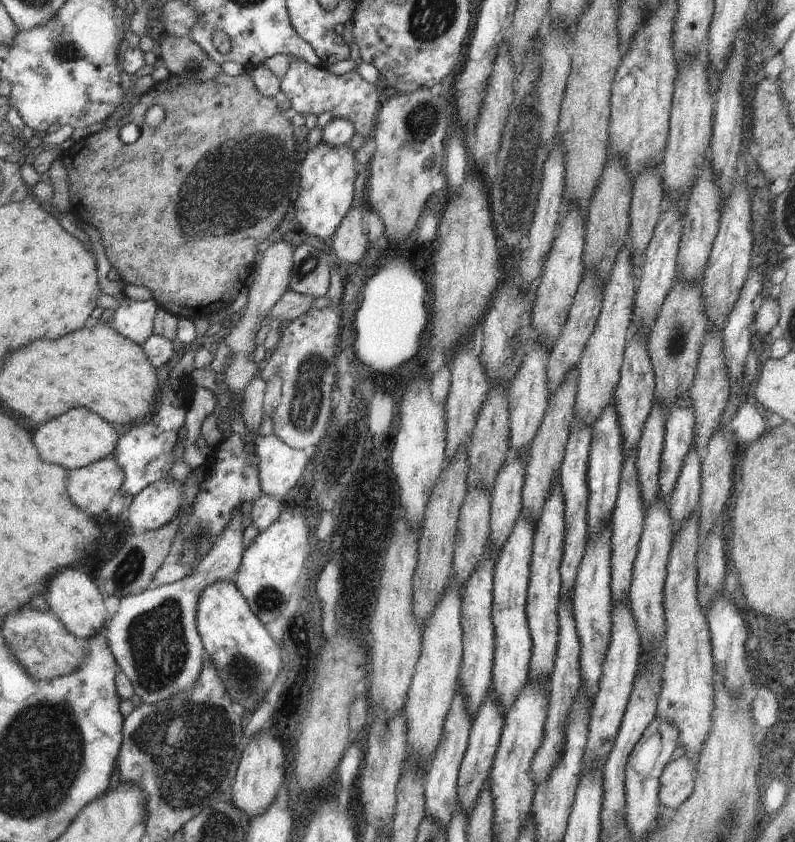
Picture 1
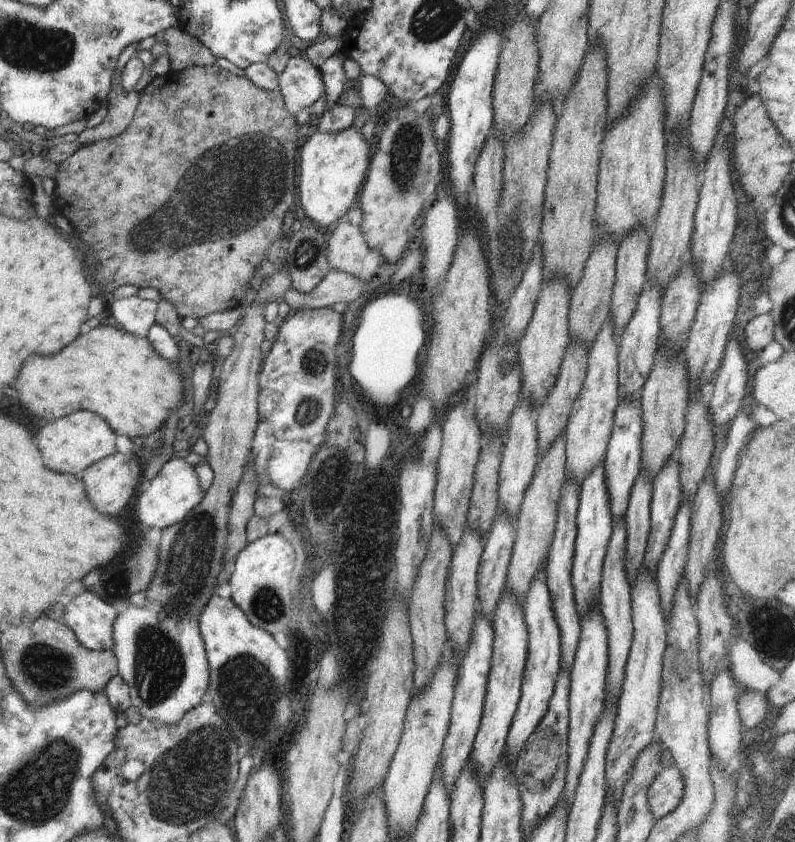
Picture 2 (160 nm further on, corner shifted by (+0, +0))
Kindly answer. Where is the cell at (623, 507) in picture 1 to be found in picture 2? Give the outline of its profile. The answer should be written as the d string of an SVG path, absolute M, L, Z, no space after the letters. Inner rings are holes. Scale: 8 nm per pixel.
M622 518L614 526L600 578L599 610L600 614L604 616L604 624L606 624L606 632L608 632L608 676L606 676L605 698L620 697L633 636L631 587L630 582L628 582L628 574L624 570L624 566L626 566L626 562L624 562L624 556L626 556L626 536L628 536L626 518Z

